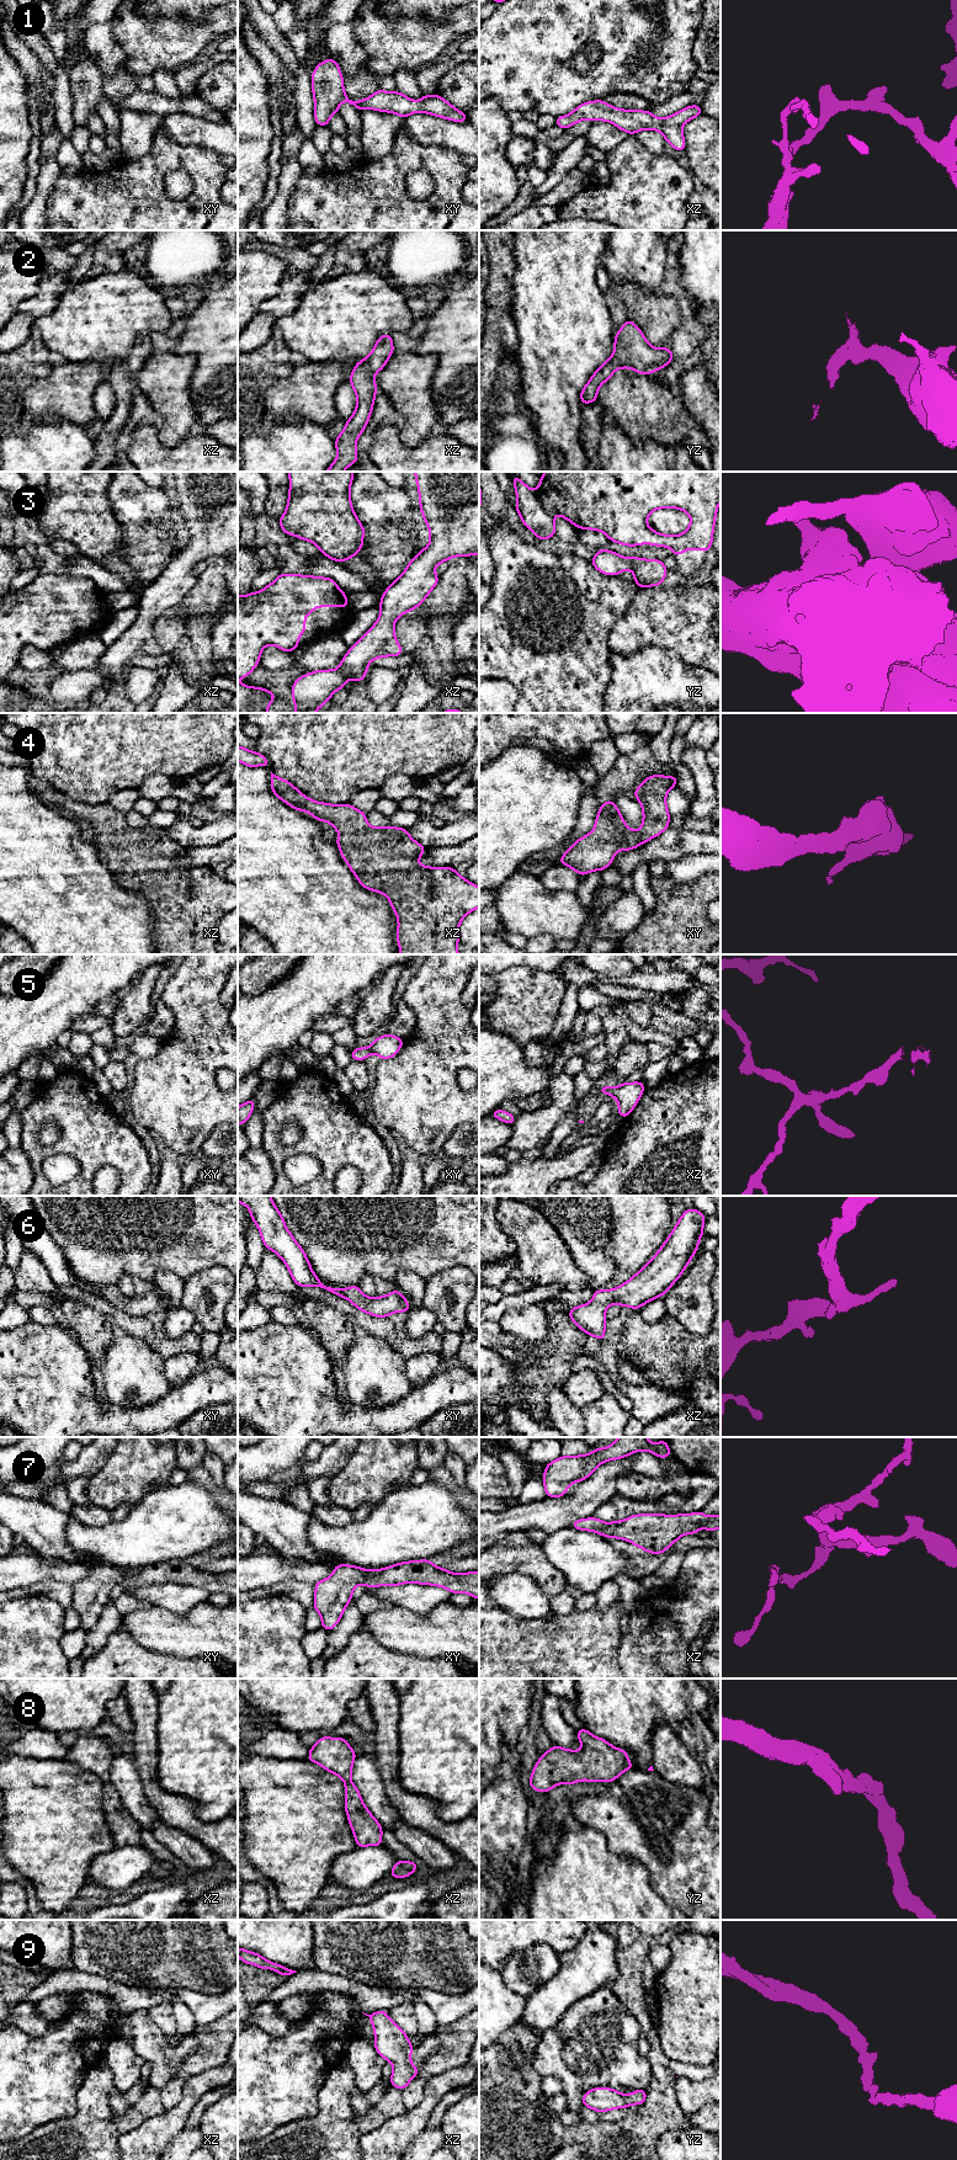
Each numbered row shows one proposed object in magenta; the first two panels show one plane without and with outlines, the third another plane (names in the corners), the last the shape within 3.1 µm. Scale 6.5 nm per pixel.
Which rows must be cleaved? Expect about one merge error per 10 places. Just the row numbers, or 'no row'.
no row

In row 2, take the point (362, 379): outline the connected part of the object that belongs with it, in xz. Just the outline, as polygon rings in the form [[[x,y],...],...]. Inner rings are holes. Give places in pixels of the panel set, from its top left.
[[[381,335],[368,357],[353,366],[350,384],[357,397],[357,405],[345,429],[335,438],[337,457],[325,472],[344,472],[358,461],[356,443],[365,432],[377,394],[374,374],[383,369],[394,351],[392,335]]]

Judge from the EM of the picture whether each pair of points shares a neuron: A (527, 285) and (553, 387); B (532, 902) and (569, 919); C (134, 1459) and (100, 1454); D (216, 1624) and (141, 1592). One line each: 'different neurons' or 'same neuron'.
A: same neuron
B: same neuron
C: different neurons
D: different neurons

